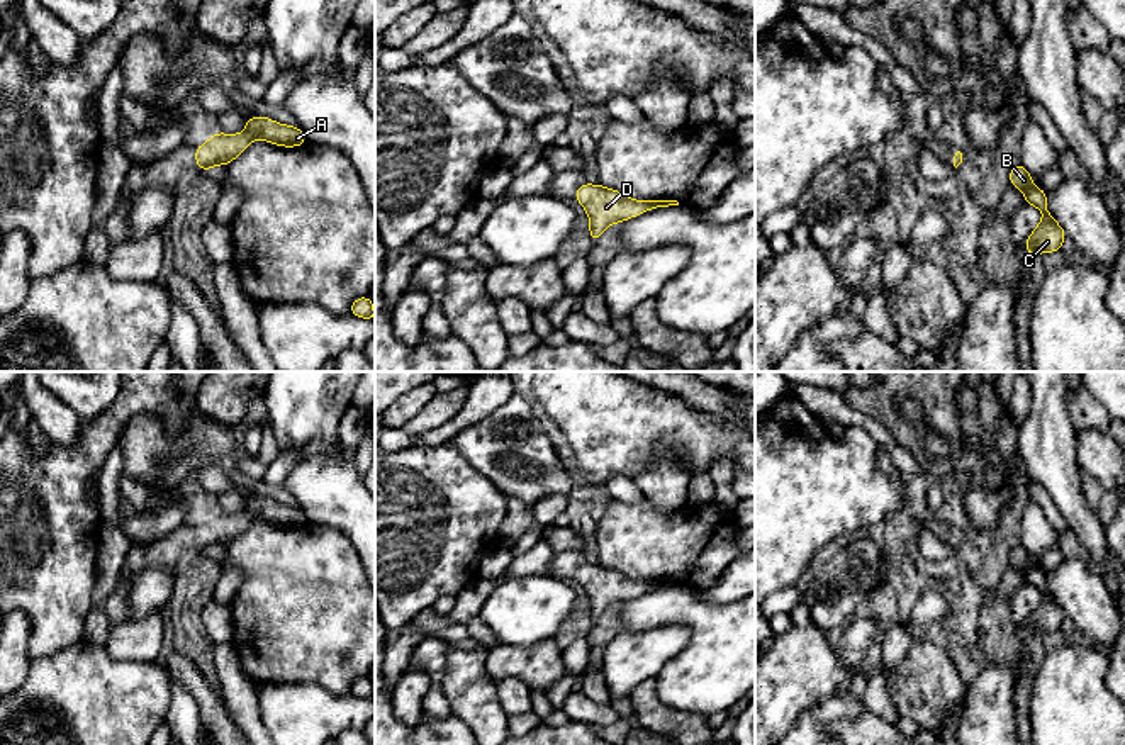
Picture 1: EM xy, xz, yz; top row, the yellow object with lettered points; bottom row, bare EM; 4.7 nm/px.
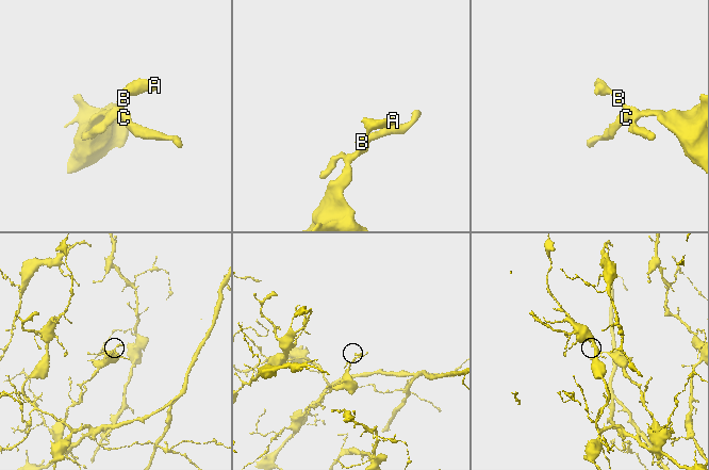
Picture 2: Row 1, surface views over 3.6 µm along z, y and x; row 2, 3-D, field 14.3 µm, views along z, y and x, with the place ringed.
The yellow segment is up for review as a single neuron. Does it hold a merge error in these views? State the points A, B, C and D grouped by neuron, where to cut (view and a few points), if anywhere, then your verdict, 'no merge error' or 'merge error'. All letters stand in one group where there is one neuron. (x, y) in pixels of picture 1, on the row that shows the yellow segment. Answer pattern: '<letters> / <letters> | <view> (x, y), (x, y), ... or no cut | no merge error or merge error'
A B C D | no cut | no merge error

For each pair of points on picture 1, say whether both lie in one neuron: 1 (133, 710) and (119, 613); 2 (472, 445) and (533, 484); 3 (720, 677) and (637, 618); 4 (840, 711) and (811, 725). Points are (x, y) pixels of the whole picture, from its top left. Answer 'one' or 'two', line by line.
1: two
2: one
3: one
4: one

